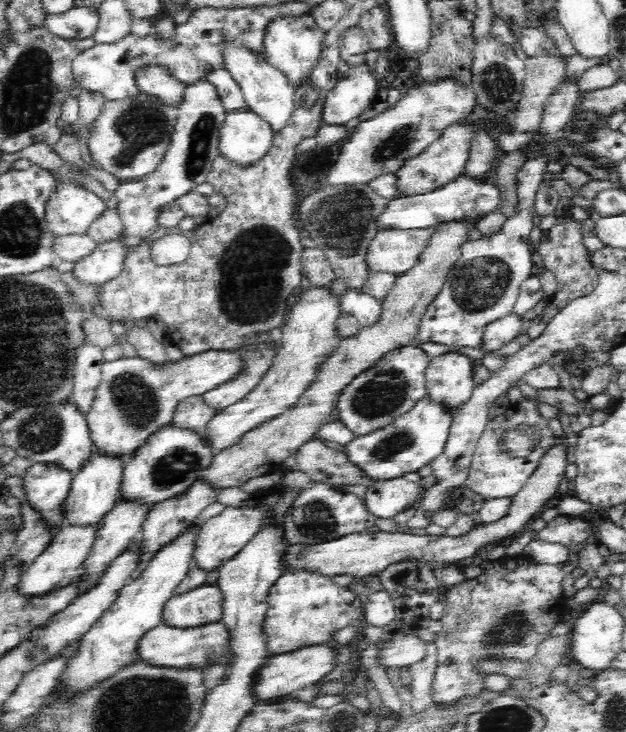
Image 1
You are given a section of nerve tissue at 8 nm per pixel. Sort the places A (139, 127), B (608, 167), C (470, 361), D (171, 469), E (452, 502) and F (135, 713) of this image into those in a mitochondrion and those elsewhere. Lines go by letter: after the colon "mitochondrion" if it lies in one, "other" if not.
A: mitochondrion
B: other
C: other
D: mitochondrion
E: other
F: mitochondrion

